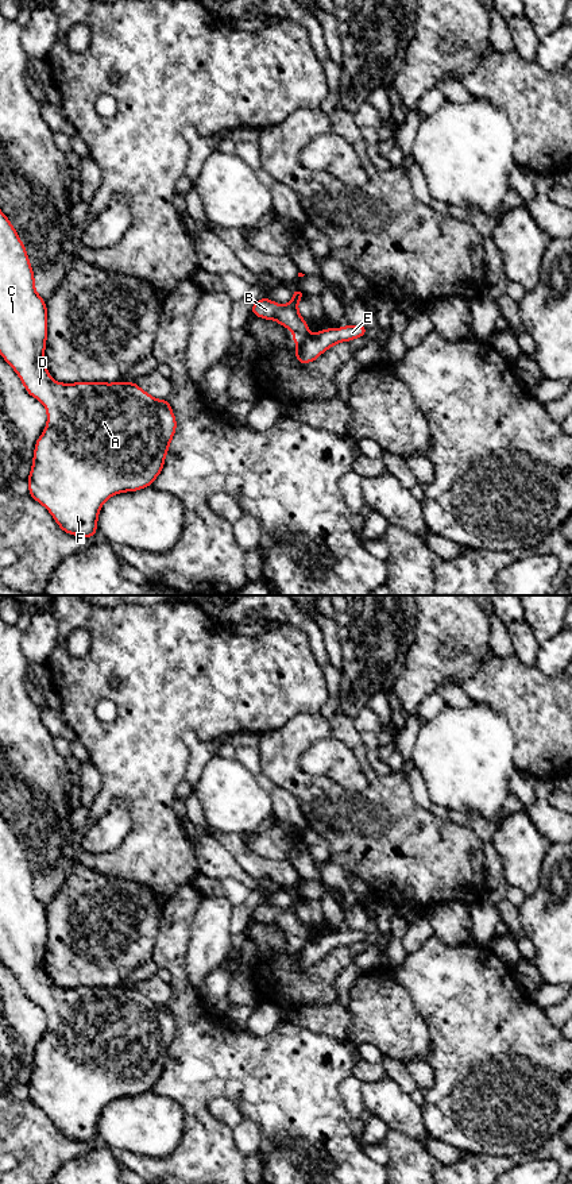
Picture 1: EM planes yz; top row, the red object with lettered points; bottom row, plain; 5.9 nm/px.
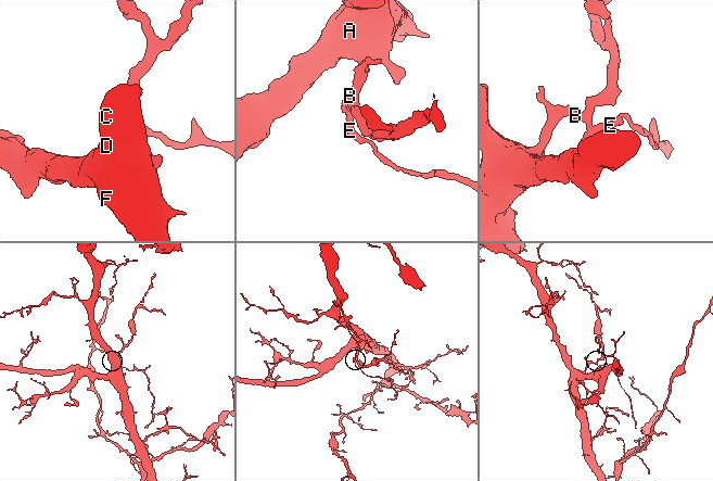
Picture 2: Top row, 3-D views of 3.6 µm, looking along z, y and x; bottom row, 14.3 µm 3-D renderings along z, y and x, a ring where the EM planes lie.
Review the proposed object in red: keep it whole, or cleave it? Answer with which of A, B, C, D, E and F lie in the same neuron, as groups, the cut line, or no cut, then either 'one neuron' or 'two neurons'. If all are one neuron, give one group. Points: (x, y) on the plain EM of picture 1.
A B C D F / E; cut in yz along (308, 938), (301, 947); two neurons

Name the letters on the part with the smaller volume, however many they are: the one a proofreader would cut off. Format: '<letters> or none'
E

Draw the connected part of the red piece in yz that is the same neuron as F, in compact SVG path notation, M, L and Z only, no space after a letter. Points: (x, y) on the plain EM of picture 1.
M0 815L0 960L16 976L27 998L39 1004L47 1015L47 1030L36 1045L32 1073L27 1084L28 1099L51 1118L66 1138L94 1142L98 1118L109 1102L152 1091L165 1071L177 1025L167 1004L154 1003L135 987L54 986L45 967L46 944L46 907L35 895L34 876L26 852L8 822Z

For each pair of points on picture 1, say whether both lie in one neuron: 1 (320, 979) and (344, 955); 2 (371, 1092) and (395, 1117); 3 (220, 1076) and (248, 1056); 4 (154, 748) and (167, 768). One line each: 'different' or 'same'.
1: same
2: same
3: same
4: same

